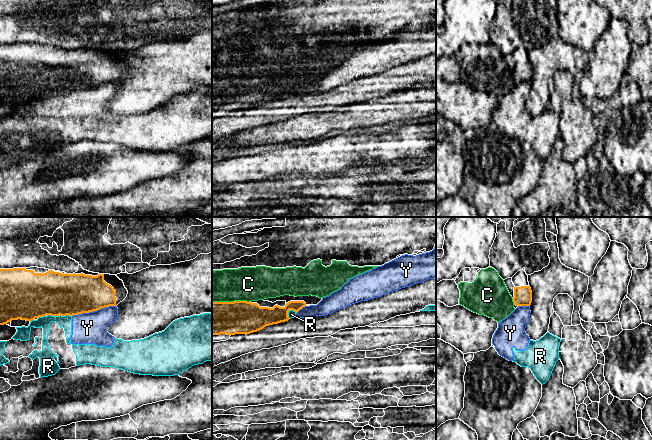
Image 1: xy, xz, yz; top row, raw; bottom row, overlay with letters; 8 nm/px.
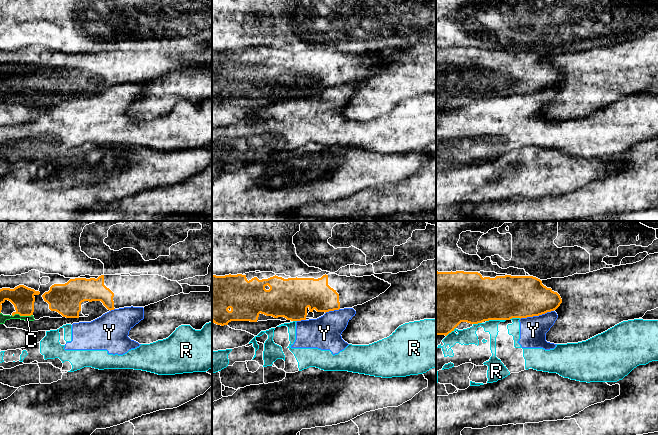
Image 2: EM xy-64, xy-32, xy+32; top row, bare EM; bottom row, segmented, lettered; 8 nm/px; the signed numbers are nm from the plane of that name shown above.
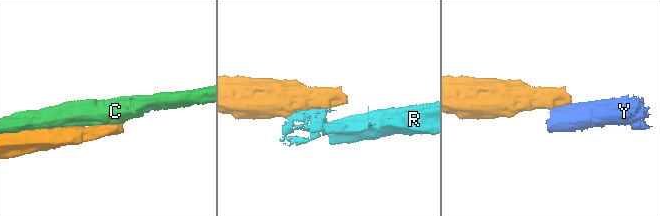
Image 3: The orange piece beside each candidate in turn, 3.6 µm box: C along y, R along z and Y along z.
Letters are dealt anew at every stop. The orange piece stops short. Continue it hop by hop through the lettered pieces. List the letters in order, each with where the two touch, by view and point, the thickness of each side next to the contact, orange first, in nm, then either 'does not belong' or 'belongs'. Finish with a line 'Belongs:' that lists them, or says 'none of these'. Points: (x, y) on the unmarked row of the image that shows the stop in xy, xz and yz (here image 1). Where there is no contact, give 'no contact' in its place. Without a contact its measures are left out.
C: meets orange in xz at (230, 78); 280 nm thick on the orange side, 280 nm on the other; belongs
R: meets orange in xy at (53, 91); 360 nm thick on the orange side, 100 nm on the other; does not belong
Y: meets orange in xy at (93, 86); 340 nm thick on the orange side, 260 nm on the other; does not belong
Belongs: C

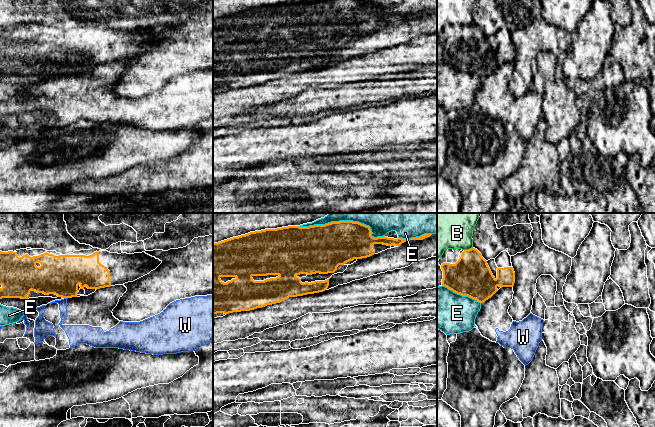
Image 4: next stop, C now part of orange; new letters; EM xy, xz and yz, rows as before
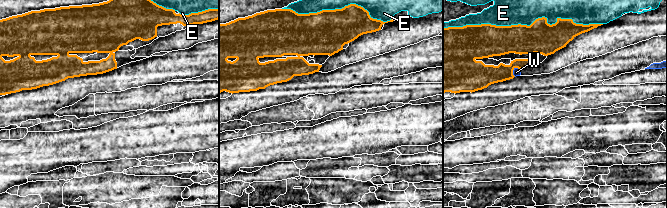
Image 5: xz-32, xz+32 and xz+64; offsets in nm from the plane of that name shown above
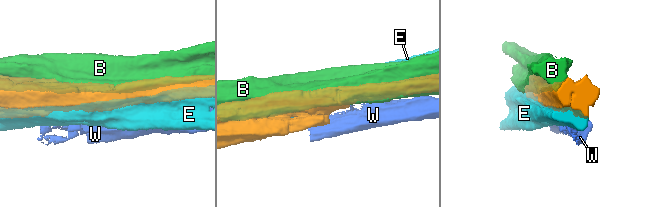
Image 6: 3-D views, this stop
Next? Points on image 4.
B: meets orange in yz at (469, 25); 320 nm thick on the orange side, 220 nm on the other; does not belong
E: meets orange in yz at (461, 70); 320 nm thick on the orange side, 340 nm on the other; does not belong
W: meets orange in xy at (66, 73); 320 nm thick on the orange side, 70 nm on the other; does not belong
Belongs: none of these

